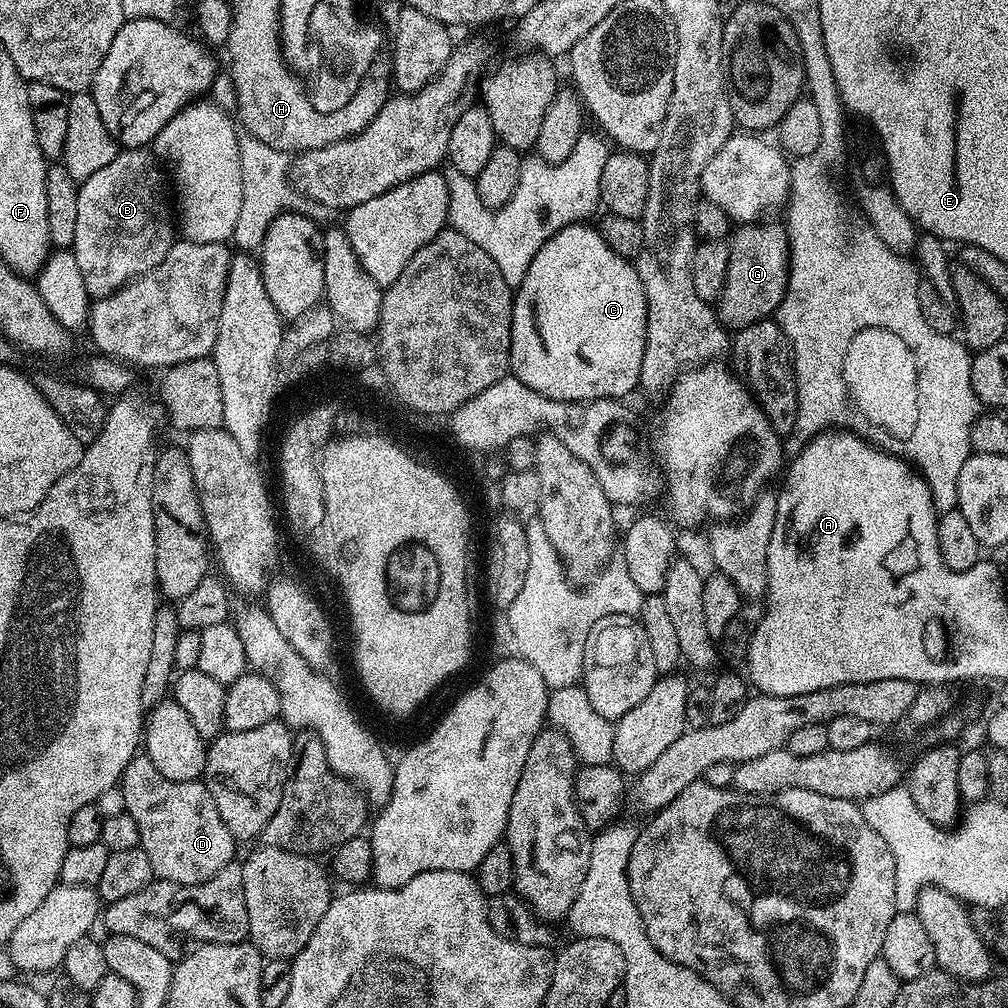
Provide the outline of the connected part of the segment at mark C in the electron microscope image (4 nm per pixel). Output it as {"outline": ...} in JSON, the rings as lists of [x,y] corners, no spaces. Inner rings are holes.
{"outline":[[[581,222],[571,224],[534,254],[534,262],[530,262],[530,270],[526,270],[526,278],[522,278],[522,286],[515,289],[512,302],[512,341],[510,342],[510,365],[511,375],[516,376],[526,386],[533,390],[538,390],[551,400],[575,400],[583,402],[585,400],[619,400],[628,398],[632,391],[637,391],[640,382],[640,371],[642,370],[642,354],[646,350],[646,322],[648,321],[648,307],[646,306],[646,294],[640,281],[640,274],[636,270],[635,263],[627,260],[625,256],[620,256],[602,238],[599,227],[591,223]]]}

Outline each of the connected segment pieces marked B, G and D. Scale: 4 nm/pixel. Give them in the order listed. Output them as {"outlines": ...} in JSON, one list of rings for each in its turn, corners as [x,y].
{"outlines":[[[[147,147],[117,151],[114,162],[90,174],[90,178],[78,187],[78,218],[70,251],[78,262],[78,270],[82,270],[82,282],[86,282],[89,297],[103,298],[114,294],[131,280],[154,270],[173,246],[172,228],[174,232],[174,208],[170,203],[170,188],[161,161]]],[[[776,222],[746,224],[731,233],[728,245],[730,266],[726,286],[718,301],[718,315],[725,329],[739,330],[759,320],[775,317],[786,294],[790,267],[788,229],[783,223],[772,223]]],[[[137,754],[120,775],[118,786],[122,790],[122,798],[126,798],[124,811],[134,818],[134,822],[138,822],[140,849],[146,858],[150,858],[155,879],[169,880],[175,884],[201,884],[214,878],[222,866],[233,863],[235,856],[232,855],[236,852],[238,841],[230,834],[226,822],[222,822],[222,814],[218,814],[218,806],[214,806],[210,790],[200,780],[170,782],[162,778],[158,770],[154,770],[154,762],[150,762],[147,756]]]]}

